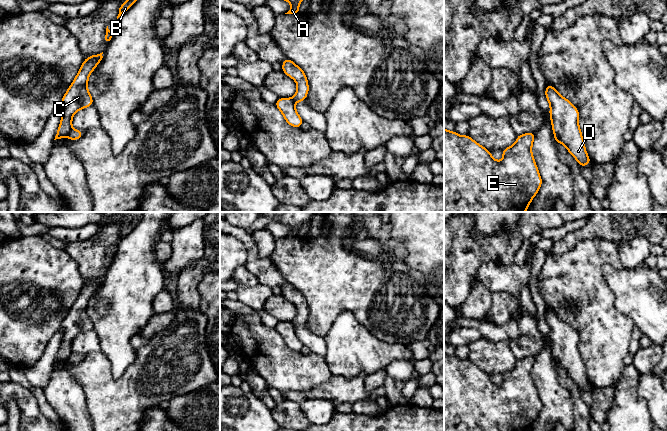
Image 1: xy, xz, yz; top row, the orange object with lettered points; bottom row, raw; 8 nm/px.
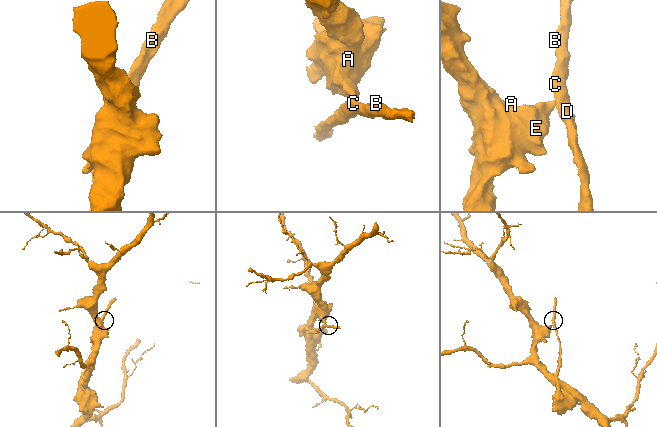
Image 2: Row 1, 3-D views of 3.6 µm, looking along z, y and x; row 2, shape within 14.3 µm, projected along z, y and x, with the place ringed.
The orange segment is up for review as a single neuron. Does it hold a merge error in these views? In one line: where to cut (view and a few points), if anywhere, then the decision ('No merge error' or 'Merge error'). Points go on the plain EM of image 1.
Split along xy (72, 352), (68, 361). Merge error

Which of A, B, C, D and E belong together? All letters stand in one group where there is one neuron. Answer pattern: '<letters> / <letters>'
A E / B C D

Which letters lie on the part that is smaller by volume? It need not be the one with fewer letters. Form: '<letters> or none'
B, C, D

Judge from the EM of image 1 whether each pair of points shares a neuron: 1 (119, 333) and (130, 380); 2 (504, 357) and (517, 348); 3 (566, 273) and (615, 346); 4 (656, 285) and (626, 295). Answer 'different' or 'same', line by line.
1: different
2: different
3: same
4: same

